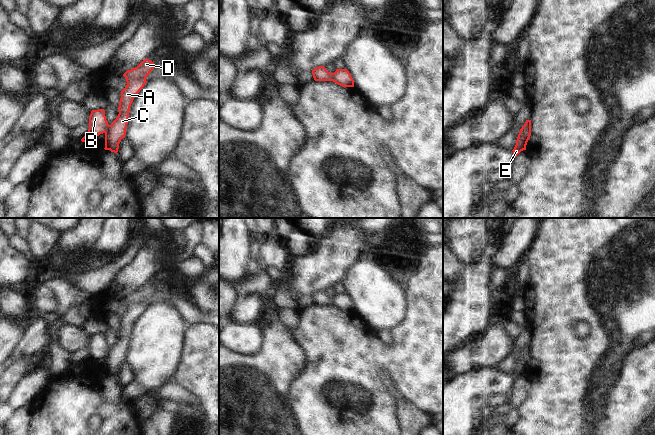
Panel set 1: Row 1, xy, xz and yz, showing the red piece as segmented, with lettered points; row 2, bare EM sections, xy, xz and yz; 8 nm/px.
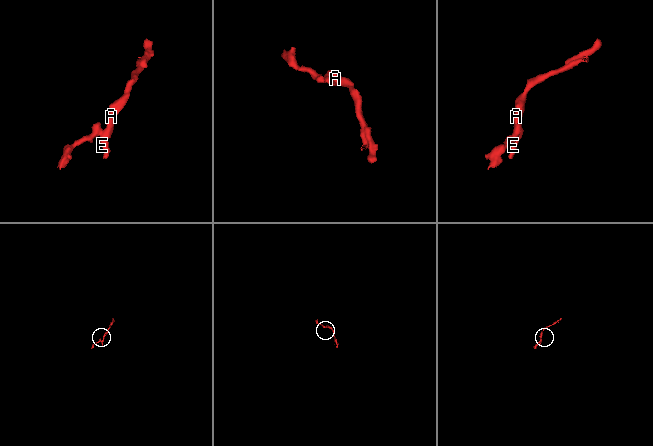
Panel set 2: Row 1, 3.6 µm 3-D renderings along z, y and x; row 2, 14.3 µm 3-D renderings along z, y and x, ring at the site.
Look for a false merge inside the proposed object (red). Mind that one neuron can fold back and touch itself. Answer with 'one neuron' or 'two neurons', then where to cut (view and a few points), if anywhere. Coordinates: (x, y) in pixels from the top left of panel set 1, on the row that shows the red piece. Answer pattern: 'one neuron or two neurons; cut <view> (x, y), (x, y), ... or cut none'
two neurons; cut xy (109, 125), (104, 132)

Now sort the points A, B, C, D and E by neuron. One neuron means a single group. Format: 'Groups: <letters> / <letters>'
Groups: A C D E / B.

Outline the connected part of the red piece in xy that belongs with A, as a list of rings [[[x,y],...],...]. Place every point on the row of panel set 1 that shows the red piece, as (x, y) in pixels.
[[[149,59],[143,60],[137,67],[126,71],[123,76],[127,85],[121,91],[119,114],[105,132],[105,150],[117,154],[120,141],[125,138],[129,118],[129,111],[135,96],[147,83],[146,77],[156,67]]]

